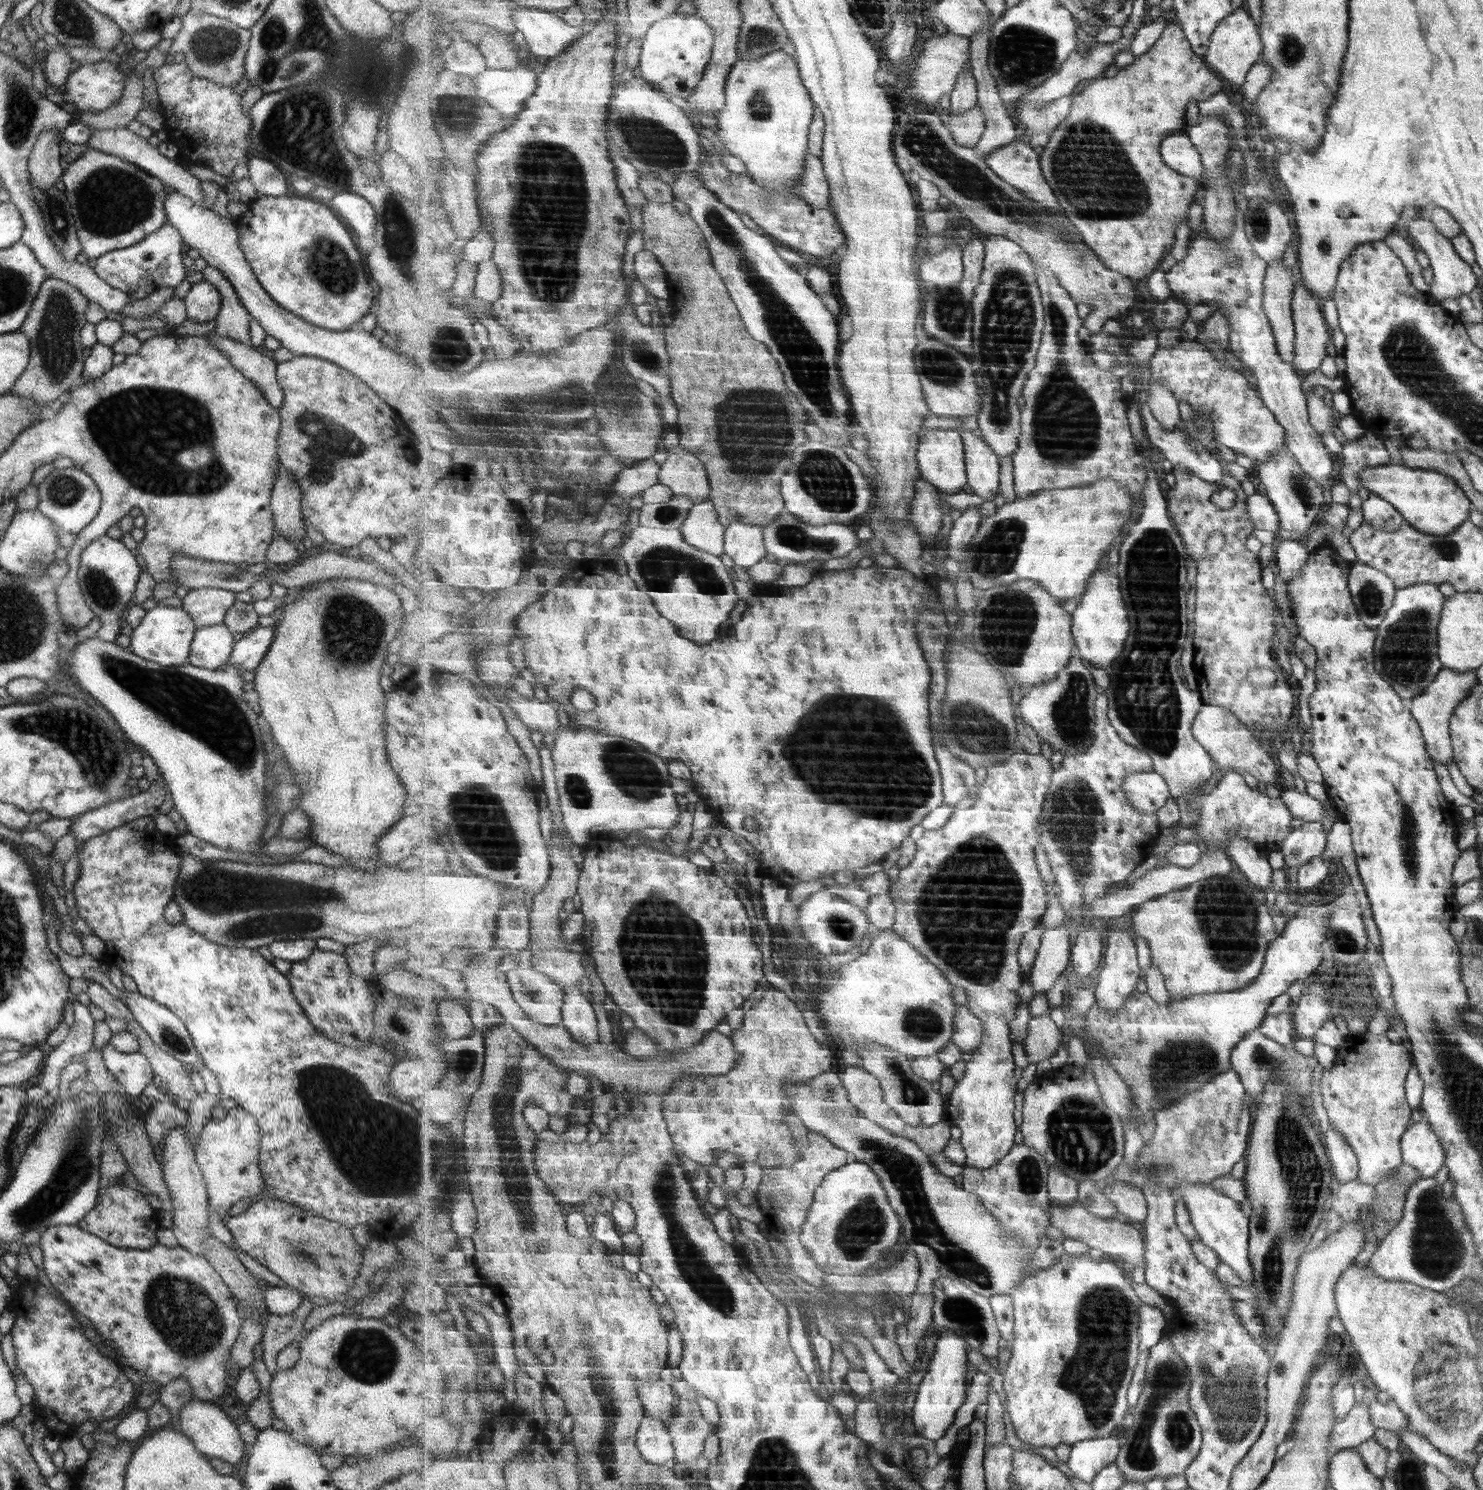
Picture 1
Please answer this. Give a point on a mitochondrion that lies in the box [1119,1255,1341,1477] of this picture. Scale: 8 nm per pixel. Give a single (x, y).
(1234, 1411)

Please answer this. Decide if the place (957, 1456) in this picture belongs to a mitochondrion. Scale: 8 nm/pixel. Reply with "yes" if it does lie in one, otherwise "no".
no

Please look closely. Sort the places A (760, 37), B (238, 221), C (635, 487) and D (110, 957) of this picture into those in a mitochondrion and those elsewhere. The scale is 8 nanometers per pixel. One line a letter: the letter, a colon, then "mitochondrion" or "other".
A: mitochondrion
B: other
C: other
D: other

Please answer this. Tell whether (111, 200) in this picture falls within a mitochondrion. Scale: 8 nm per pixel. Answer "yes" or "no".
yes

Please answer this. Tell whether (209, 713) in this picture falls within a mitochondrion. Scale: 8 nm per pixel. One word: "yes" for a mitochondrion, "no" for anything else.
yes

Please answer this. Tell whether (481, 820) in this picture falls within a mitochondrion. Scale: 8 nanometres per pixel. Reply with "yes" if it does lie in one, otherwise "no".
yes

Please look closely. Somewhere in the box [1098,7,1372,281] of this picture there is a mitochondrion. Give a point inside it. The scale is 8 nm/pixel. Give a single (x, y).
(1290, 50)

